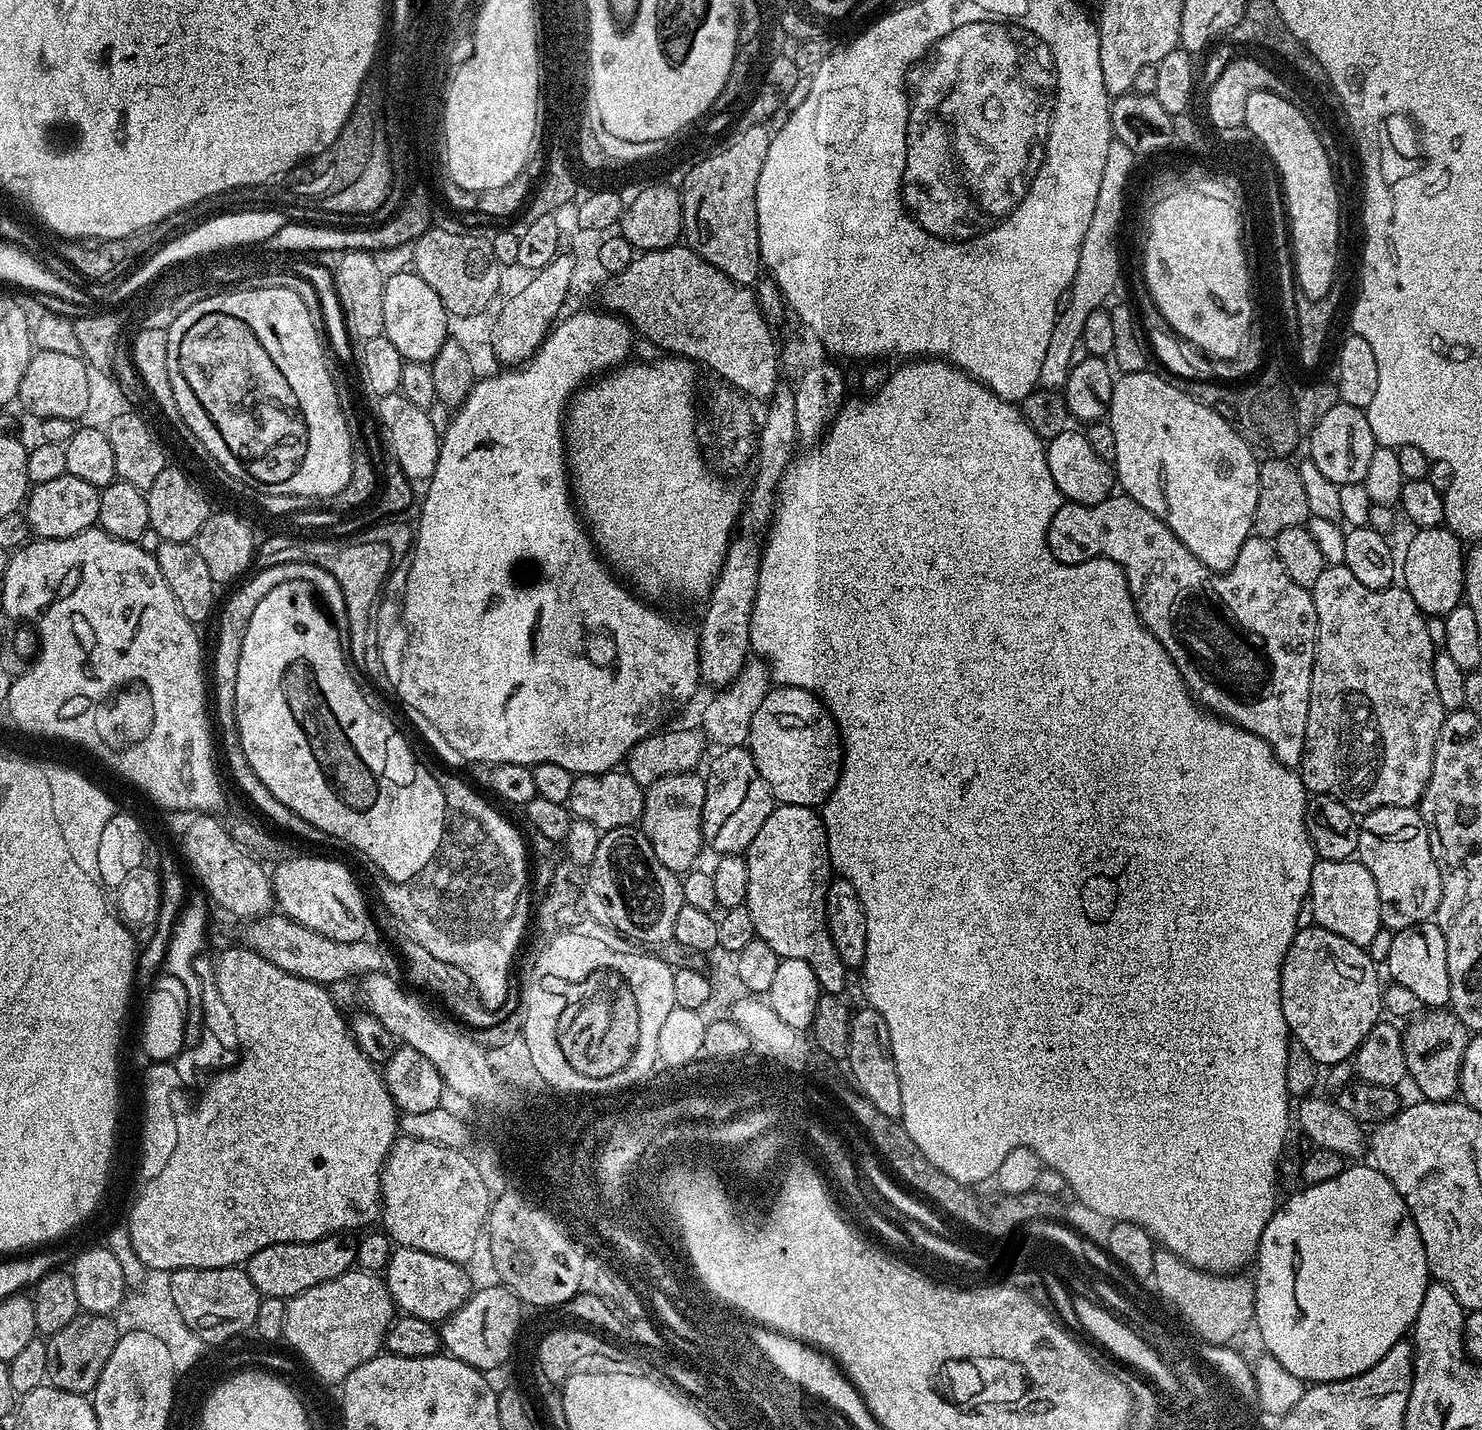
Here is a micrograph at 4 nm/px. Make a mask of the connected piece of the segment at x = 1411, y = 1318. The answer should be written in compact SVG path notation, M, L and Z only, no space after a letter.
M1367 1163L1346 1166L1342 1170L1342 1174L1338 1174L1338 1178L1330 1178L1330 1182L1322 1182L1321 1184L1310 1184L1301 1187L1301 1192L1296 1192L1288 1201L1281 1203L1277 1207L1276 1213L1270 1218L1270 1222L1266 1222L1266 1230L1262 1230L1262 1238L1260 1245L1256 1251L1256 1259L1254 1261L1254 1283L1256 1285L1256 1315L1254 1317L1255 1331L1260 1331L1260 1340L1264 1343L1263 1351L1267 1355L1273 1356L1278 1362L1282 1362L1282 1366L1286 1366L1286 1370L1290 1370L1290 1374L1294 1374L1294 1378L1312 1384L1329 1384L1331 1380L1349 1380L1355 1376L1361 1376L1366 1370L1370 1370L1378 1362L1382 1362L1382 1358L1386 1358L1386 1354L1396 1344L1401 1343L1409 1335L1412 1324L1418 1318L1418 1310L1422 1306L1422 1298L1426 1294L1430 1283L1430 1273L1428 1271L1428 1263L1426 1262L1426 1250L1422 1246L1422 1238L1418 1234L1418 1226L1414 1222L1414 1218L1410 1214L1410 1210L1406 1206L1406 1202L1402 1202L1402 1198L1398 1194L1398 1190L1394 1190L1392 1183L1383 1176L1375 1166L1369 1166Z

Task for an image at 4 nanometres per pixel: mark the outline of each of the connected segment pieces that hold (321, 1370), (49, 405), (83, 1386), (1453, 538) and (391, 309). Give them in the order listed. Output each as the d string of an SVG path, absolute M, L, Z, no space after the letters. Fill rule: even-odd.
M349 1270L338 1278L330 1278L318 1286L310 1286L310 1290L302 1290L302 1294L291 1297L287 1306L284 1327L286 1344L312 1367L313 1377L331 1380L340 1378L344 1381L351 1372L358 1370L358 1366L362 1366L362 1362L370 1362L381 1355L384 1335L388 1333L394 1319L394 1305L387 1284L377 1273L359 1270Z
M37 351L26 366L26 372L22 374L18 400L19 403L24 403L26 411L33 412L40 420L66 418L76 422L87 410L88 404L90 408L90 401L94 396L91 382L93 383L88 366L80 356Z
M81 1314L73 1318L70 1326L62 1326L62 1330L47 1339L46 1370L51 1387L80 1395L91 1393L102 1374L102 1366L110 1362L110 1354L114 1354L114 1338L121 1338L122 1335L102 1334L108 1319L104 1314ZM103 1345L104 1349L100 1352Z
M1447 526L1421 528L1411 533L1412 541L1402 556L1402 584L1410 598L1420 607L1425 617L1443 618L1464 600L1464 558L1465 545L1461 537ZM1404 576L1404 580L1403 580Z
M414 270L408 272L396 272L384 281L384 293L382 294L382 314L384 315L384 336L394 342L398 354L402 354L405 362L422 362L430 365L432 360L442 349L443 344L450 339L448 323L450 317L448 311L442 306L442 298L422 282L422 278Z

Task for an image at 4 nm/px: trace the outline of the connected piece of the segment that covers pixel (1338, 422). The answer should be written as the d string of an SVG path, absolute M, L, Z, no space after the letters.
M1343 402L1334 403L1326 414L1322 414L1321 420L1313 426L1307 437L1307 446L1309 454L1312 455L1313 466L1334 484L1333 486L1348 483L1363 484L1370 458L1378 447L1370 430L1367 411Z

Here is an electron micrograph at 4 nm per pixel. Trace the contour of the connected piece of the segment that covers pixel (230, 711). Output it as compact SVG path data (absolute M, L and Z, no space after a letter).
M290 561L288 564L270 566L269 568L253 571L239 585L241 588L225 602L224 609L222 609L223 604L219 609L219 612L221 612L220 625L216 628L216 653L213 654L212 660L210 656L210 688L211 691L212 688L216 691L216 700L214 696L214 720L215 723L216 720L220 723L218 740L219 743L220 740L224 743L224 756L228 759L228 768L232 771L232 776L236 779L237 786L252 799L252 804L258 811L265 812L274 823L281 824L286 831L293 832L296 836L315 837L317 831L314 826L310 826L310 822L298 818L298 814L294 814L294 810L282 806L282 802L278 802L278 798L274 798L274 794L270 794L270 790L266 790L266 786L262 786L262 782L258 778L258 774L254 774L250 762L246 762L246 754L242 750L240 735L236 729L234 686L238 686L238 658L242 658L242 638L246 638L246 626L250 626L250 618L254 615L258 602L262 602L262 598L266 598L266 594L270 594L270 590L274 590L274 586L278 586L282 582L290 582L291 580L306 582L310 587L315 588L319 599L326 605L333 621L347 621L346 602L349 597L342 590L342 586L338 586L338 578L334 578L334 574L322 570L317 564Z

